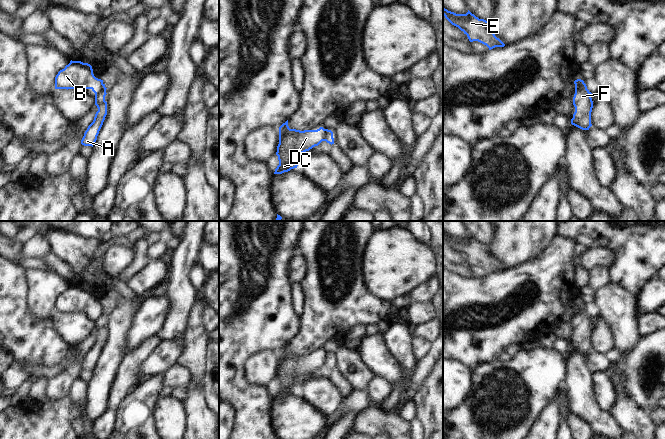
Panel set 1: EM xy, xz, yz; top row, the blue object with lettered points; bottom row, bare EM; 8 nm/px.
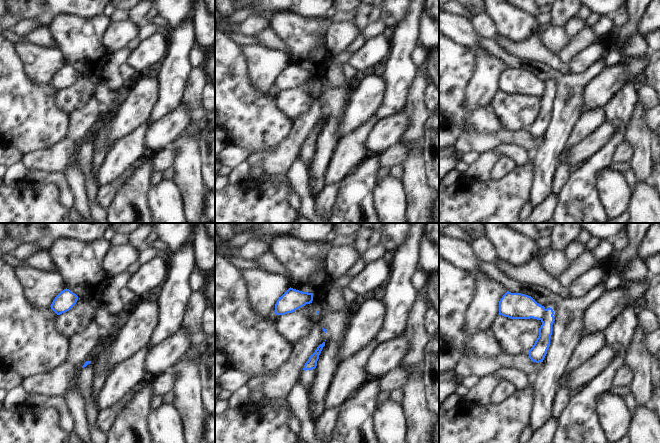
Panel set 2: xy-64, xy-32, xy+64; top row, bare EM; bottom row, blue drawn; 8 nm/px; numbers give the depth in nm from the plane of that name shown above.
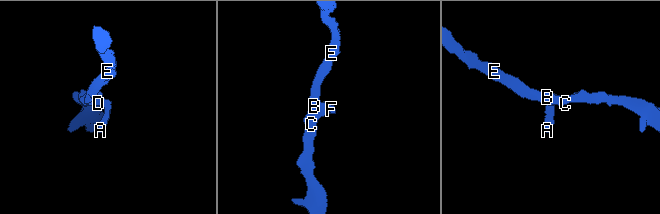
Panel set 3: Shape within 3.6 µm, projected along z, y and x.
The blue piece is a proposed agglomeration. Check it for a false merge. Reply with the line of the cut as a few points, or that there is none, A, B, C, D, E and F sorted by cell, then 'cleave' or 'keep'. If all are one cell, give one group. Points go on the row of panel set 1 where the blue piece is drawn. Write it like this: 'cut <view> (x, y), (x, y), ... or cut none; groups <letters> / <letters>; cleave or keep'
cut xz (325, 129), (322, 140); groups A F / B C D E; cleave

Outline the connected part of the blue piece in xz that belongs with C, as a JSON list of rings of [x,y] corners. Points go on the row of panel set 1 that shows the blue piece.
[[[288,120],[279,127],[279,144],[276,155],[279,165],[274,174],[282,174],[297,168],[295,159],[298,155],[318,146],[324,140],[324,128],[317,130],[290,129]]]

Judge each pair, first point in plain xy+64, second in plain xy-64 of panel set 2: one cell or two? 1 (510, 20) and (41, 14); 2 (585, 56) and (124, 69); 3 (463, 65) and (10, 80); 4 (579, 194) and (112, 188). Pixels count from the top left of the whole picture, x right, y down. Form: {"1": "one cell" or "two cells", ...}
{"1": "two cells", "2": "two cells", "3": "one cell", "4": "two cells"}

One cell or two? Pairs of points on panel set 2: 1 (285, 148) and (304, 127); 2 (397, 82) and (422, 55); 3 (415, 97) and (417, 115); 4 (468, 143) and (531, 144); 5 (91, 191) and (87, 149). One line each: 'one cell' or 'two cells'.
1: one cell
2: two cells
3: one cell
4: one cell
5: one cell

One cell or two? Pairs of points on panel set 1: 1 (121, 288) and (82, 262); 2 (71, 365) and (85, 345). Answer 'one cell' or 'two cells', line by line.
1: two cells
2: one cell

